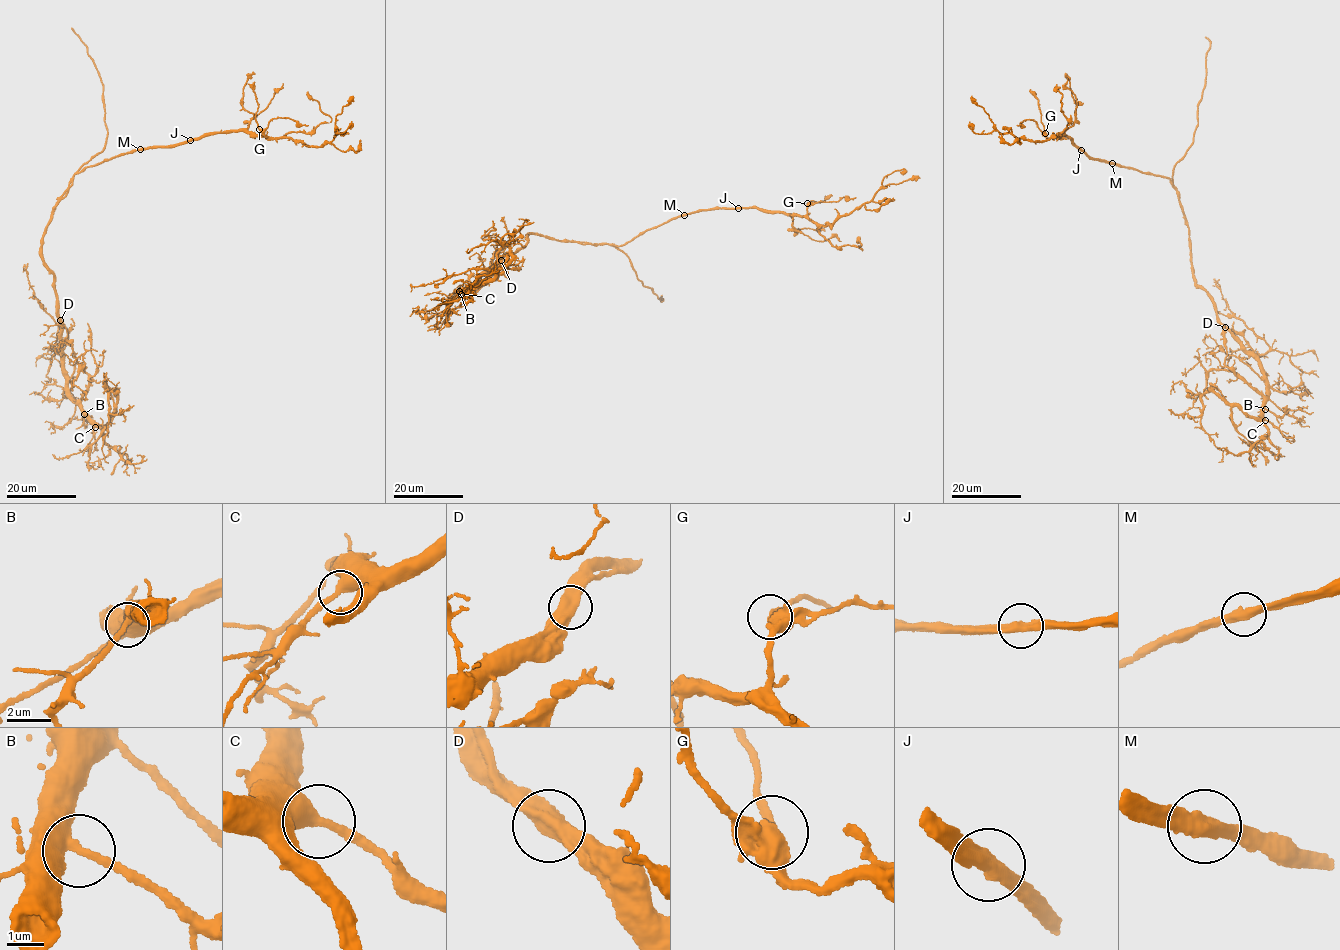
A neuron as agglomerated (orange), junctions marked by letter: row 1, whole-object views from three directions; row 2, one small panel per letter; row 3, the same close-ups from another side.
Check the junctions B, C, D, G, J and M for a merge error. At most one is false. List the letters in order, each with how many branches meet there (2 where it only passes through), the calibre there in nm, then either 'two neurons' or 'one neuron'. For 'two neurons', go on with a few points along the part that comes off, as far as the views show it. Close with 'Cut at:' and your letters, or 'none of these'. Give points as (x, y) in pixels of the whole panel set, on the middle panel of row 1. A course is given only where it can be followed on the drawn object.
B: 2 branches meet; 380 nm thick; one neuron
C: 2 branches meet; 420 nm thick; one neuron
D: 2 branches meet; 550 nm thick; one neuron
G: 2 branches meet; 320 nm thick; one neuron
J: 2 branches meet; 440 nm thick; one neuron
M: 2 branches meet; 440 nm thick; one neuron
Cut at: none of these

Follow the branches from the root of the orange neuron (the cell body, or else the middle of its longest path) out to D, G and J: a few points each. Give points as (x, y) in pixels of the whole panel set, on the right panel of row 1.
D: (1182, 210), (1190, 244), (1192, 277), (1206, 291), (1216, 318), (1225, 327)
G: (1182, 210), (1171, 179), (1086, 155), (1063, 134), (1047, 138), (1045, 133)
J: (1182, 210), (1171, 179), (1100, 160), (1081, 150)

